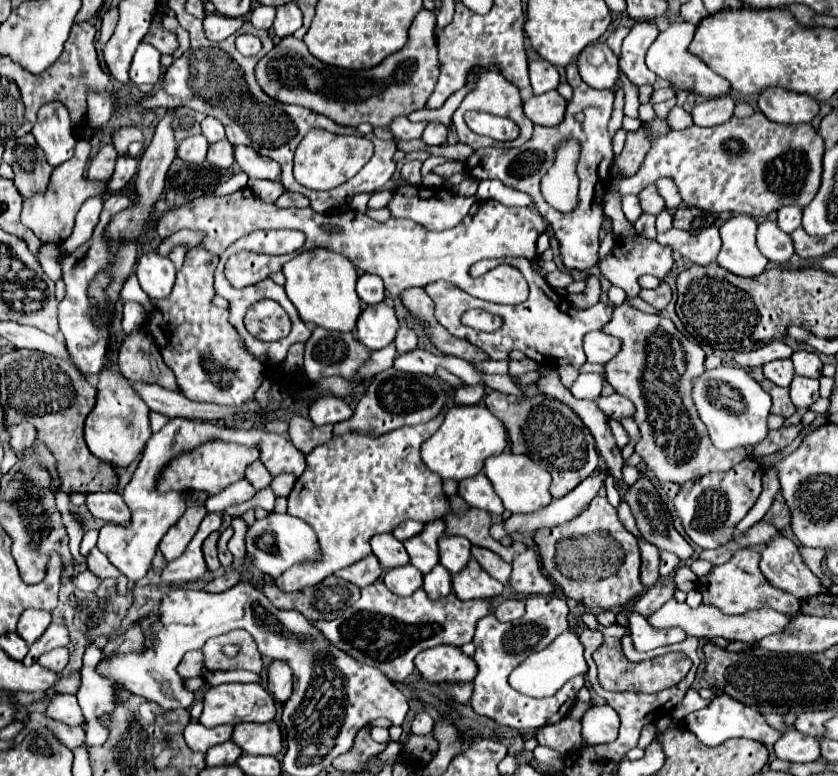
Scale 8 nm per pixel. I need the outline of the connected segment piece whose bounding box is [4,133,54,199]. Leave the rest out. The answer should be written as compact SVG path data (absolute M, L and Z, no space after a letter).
M26 133L20 139L10 139L6 143L4 161L12 165L16 173L14 183L24 199L36 191L44 191L50 173L54 171L54 167L44 159L44 151L40 151L32 133Z

